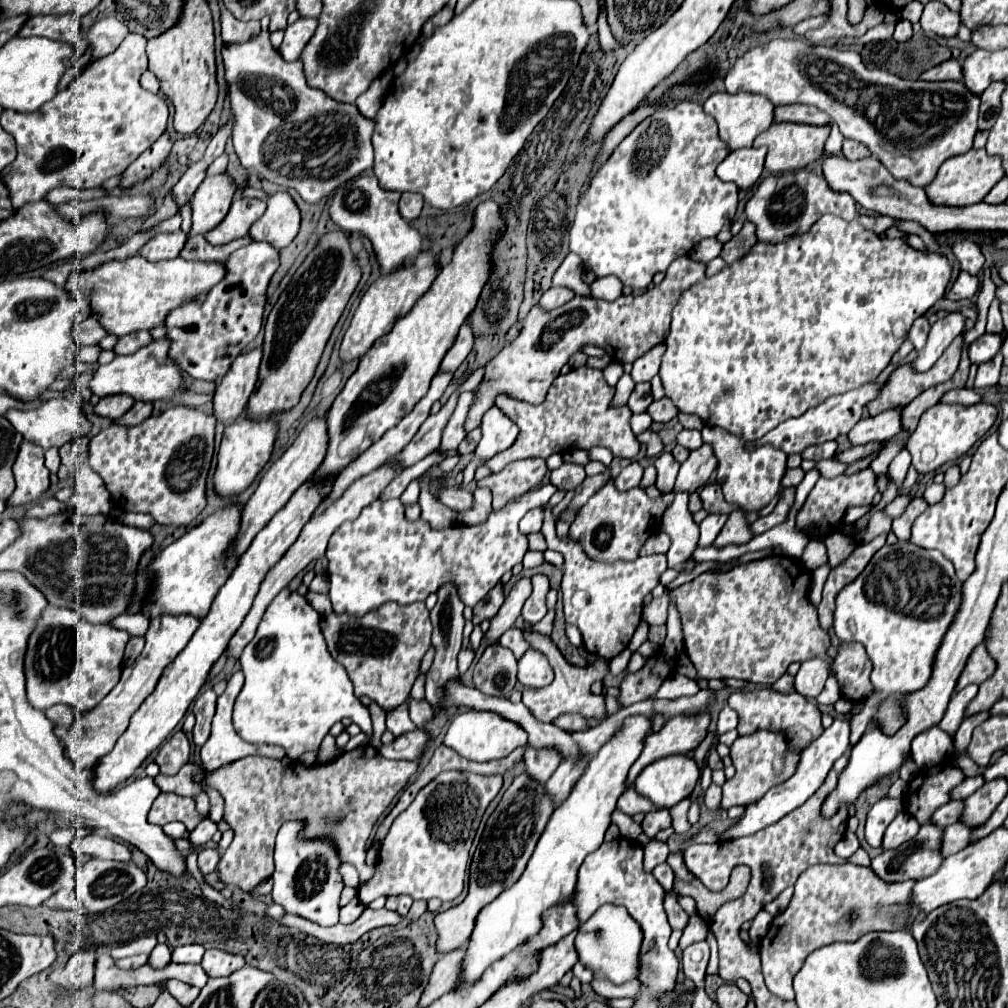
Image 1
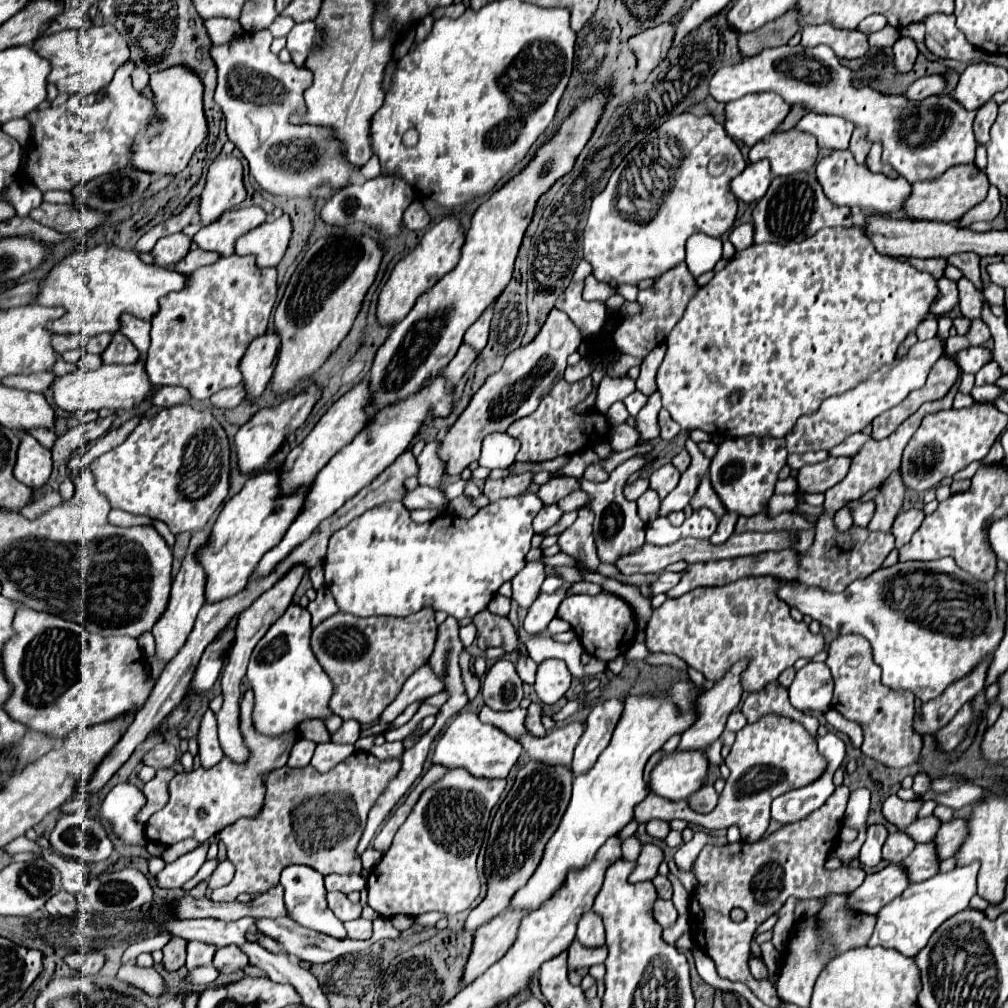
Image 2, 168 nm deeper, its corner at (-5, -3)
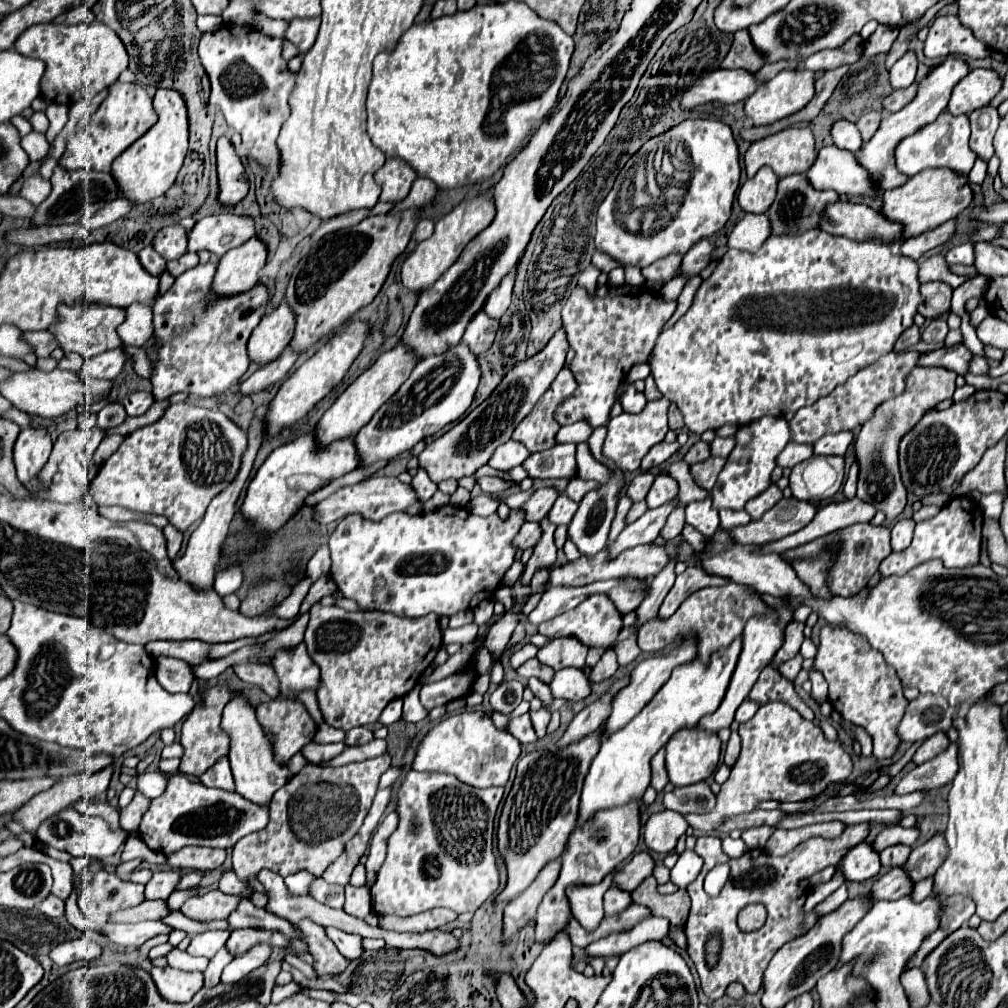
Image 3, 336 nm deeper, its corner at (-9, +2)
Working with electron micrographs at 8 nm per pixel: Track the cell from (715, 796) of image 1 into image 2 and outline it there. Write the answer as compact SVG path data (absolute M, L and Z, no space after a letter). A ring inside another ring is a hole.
M702 786L688 798L688 804L696 812L710 812L716 806L716 802L718 802L718 792L714 790L714 786Z

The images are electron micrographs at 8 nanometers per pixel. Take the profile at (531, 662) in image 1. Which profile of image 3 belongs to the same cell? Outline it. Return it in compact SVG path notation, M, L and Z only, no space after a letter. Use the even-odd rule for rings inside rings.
M568 667L568 669L556 671L556 675L550 683L550 689L552 689L552 695L556 699L582 701L590 695L590 681L584 675L584 671Z

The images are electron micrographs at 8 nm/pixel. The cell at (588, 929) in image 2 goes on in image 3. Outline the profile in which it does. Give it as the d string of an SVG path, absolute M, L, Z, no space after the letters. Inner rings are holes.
M615 871L609 873L598 885L572 885L566 891L572 917L588 931L596 929L600 919L604 917L602 911L602 897L608 891Z

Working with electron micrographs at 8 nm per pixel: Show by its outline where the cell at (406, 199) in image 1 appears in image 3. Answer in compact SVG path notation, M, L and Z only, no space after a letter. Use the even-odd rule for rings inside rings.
M420 219L420 223L418 223L418 227L416 227L416 231L414 231L414 241L416 243L420 243L420 241L424 241L424 239L428 239L430 235L434 233L434 223L430 221L430 219Z

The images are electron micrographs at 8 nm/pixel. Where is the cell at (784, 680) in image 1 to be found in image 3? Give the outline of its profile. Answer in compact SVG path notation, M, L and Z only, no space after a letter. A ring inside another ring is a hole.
M796 655L796 657L792 657L792 659L784 661L784 663L780 663L780 667L778 667L778 671L780 671L786 679L790 679L790 681L794 681L794 677L798 675L800 669L802 669L802 657L800 657L800 655Z

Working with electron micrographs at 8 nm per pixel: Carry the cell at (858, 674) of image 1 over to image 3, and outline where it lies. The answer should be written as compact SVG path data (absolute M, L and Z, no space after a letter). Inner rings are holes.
M824 625L820 631L820 645L814 657L814 669L824 675L830 685L828 701L830 705L852 725L866 729L874 741L874 757L888 759L900 745L896 727L908 705L902 695L902 681L896 671L888 667L884 657L866 643L858 633L848 631L846 627Z

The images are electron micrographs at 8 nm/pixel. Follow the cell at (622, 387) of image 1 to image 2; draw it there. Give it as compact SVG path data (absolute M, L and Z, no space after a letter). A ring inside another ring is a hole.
M614 402L612 406L610 406L610 410L608 410L608 414L606 414L606 418L608 418L608 422L612 424L612 426L618 426L618 424L624 424L626 420L628 420L628 410L624 408L624 402Z

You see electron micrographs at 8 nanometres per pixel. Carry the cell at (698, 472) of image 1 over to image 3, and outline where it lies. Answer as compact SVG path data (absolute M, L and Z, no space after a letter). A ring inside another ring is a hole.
M672 499L672 501L664 503L662 507L648 509L636 523L626 525L624 531L616 537L616 541L612 541L606 547L608 557L610 559L616 559L616 555L620 555L626 549L632 549L632 547L638 547L638 545L646 545L646 543L656 541L656 537L660 535L664 523L666 523L668 515L672 513L672 509L676 507L676 503L678 503L678 499Z

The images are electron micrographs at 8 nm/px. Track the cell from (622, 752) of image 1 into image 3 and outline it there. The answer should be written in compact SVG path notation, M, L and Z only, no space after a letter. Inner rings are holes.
M736 637L730 647L716 651L710 657L708 665L700 659L694 659L684 667L676 667L676 671L672 671L672 677L654 695L654 699L626 727L618 729L606 741L602 741L602 747L594 757L590 773L584 781L578 825L586 823L600 809L618 807L628 803L630 799L642 799L650 783L650 759L668 743L668 739L678 729L694 727L700 717L710 715L718 709L726 695L740 651L742 637Z

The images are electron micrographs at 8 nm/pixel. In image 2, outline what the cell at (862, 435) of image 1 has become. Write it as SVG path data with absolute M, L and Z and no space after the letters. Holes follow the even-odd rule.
M856 432L852 436L848 436L848 440L844 440L842 444L838 444L836 448L830 450L830 456L856 456L856 452L860 452L860 448L866 444L866 440L870 440L870 434L864 432Z

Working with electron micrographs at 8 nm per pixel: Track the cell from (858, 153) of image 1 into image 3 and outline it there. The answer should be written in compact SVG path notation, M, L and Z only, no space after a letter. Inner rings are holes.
M868 111L866 115L862 115L862 117L858 119L856 127L858 127L858 131L862 133L864 143L870 141L872 135L876 133L876 129L878 129L878 125L880 125L880 119L882 119L882 113L880 113L880 111Z

